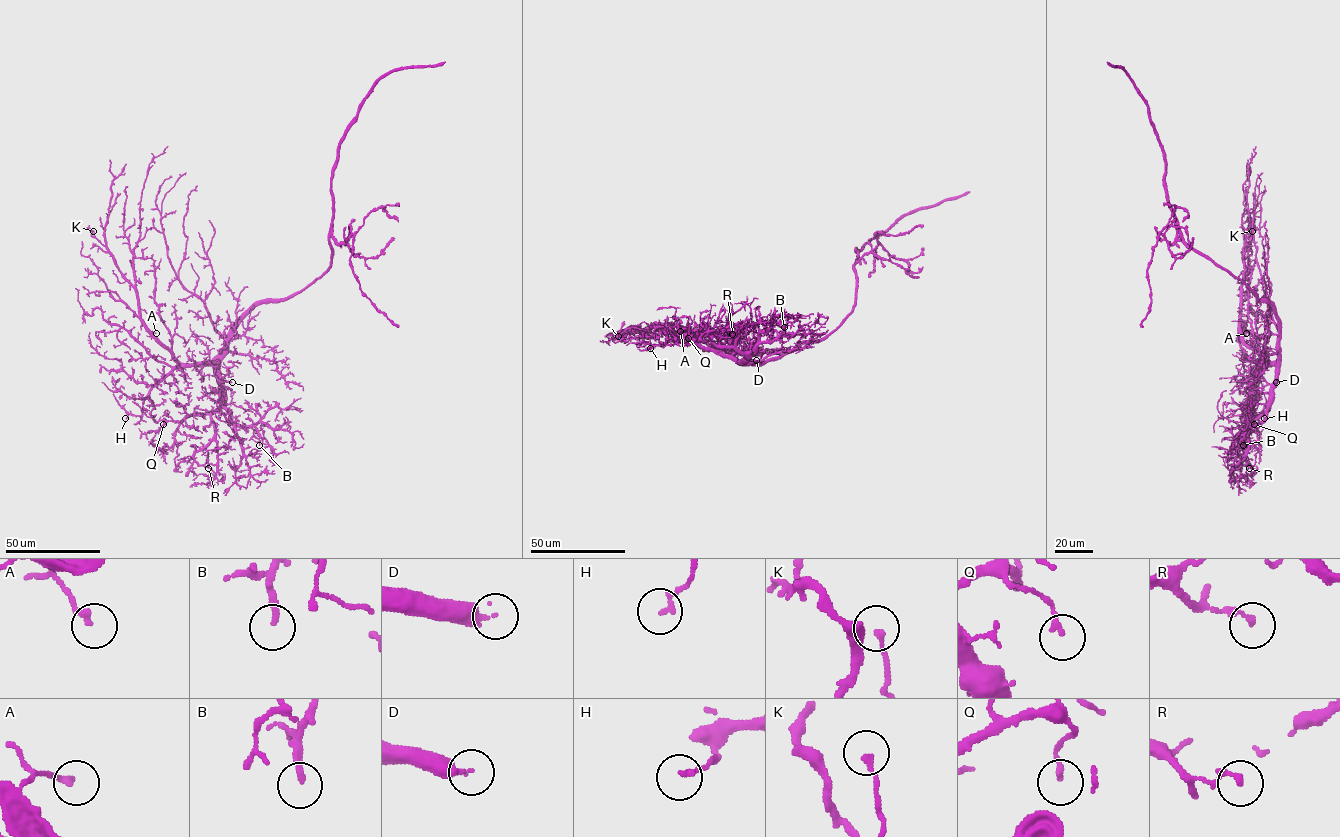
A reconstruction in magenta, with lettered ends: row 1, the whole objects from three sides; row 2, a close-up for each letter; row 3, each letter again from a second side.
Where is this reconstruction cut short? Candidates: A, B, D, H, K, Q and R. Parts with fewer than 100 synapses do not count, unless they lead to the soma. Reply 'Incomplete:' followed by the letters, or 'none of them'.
Incomplete: D

